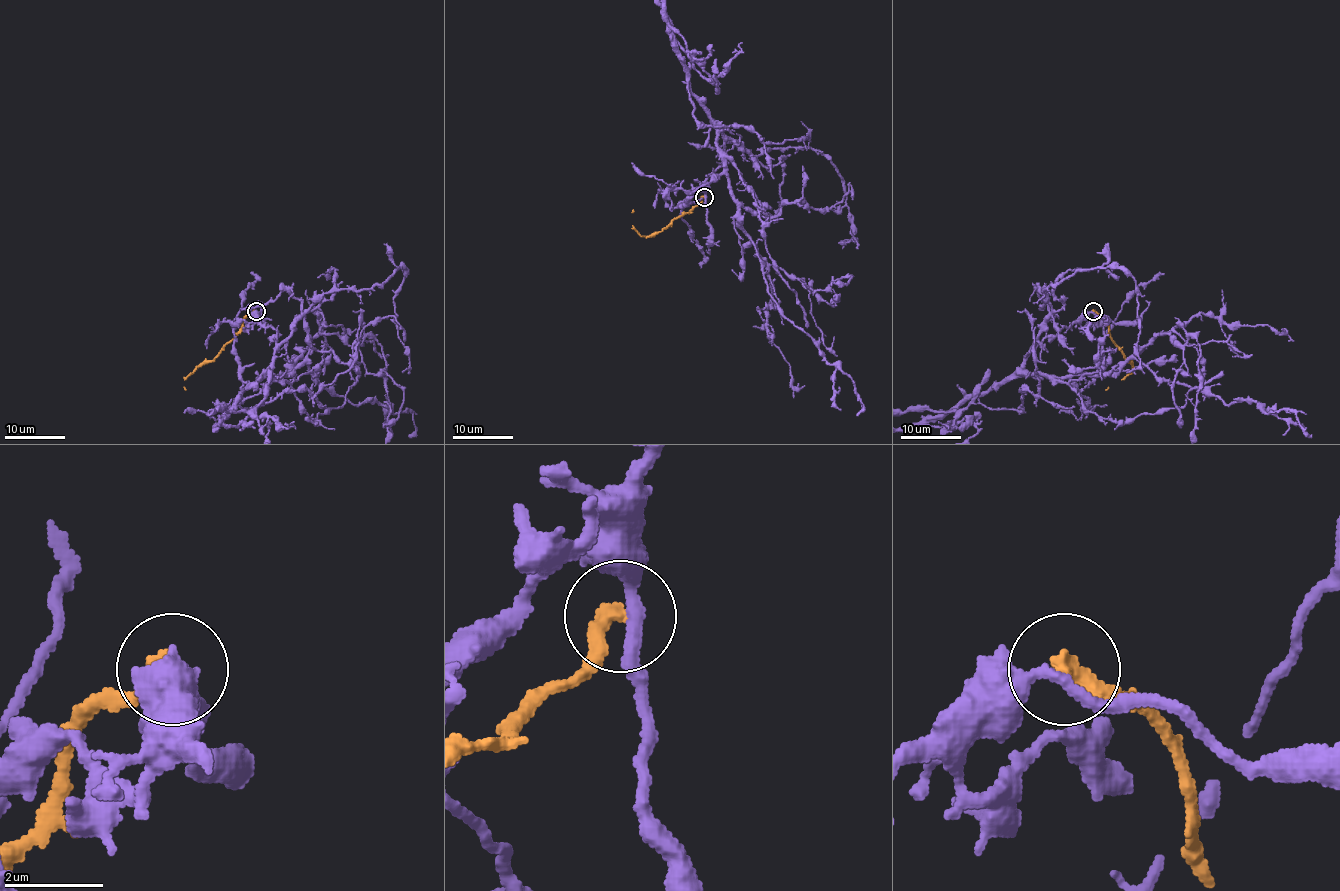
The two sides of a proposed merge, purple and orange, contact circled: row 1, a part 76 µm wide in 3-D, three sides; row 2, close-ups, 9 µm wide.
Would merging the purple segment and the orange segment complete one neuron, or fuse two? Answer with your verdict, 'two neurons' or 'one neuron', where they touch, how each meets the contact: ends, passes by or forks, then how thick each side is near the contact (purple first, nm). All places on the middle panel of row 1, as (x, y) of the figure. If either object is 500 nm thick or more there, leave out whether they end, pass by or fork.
two neurons; at (704, 197); purple passes by; orange ends there; 280 nm thick on the purple side, 380 nm on the other

